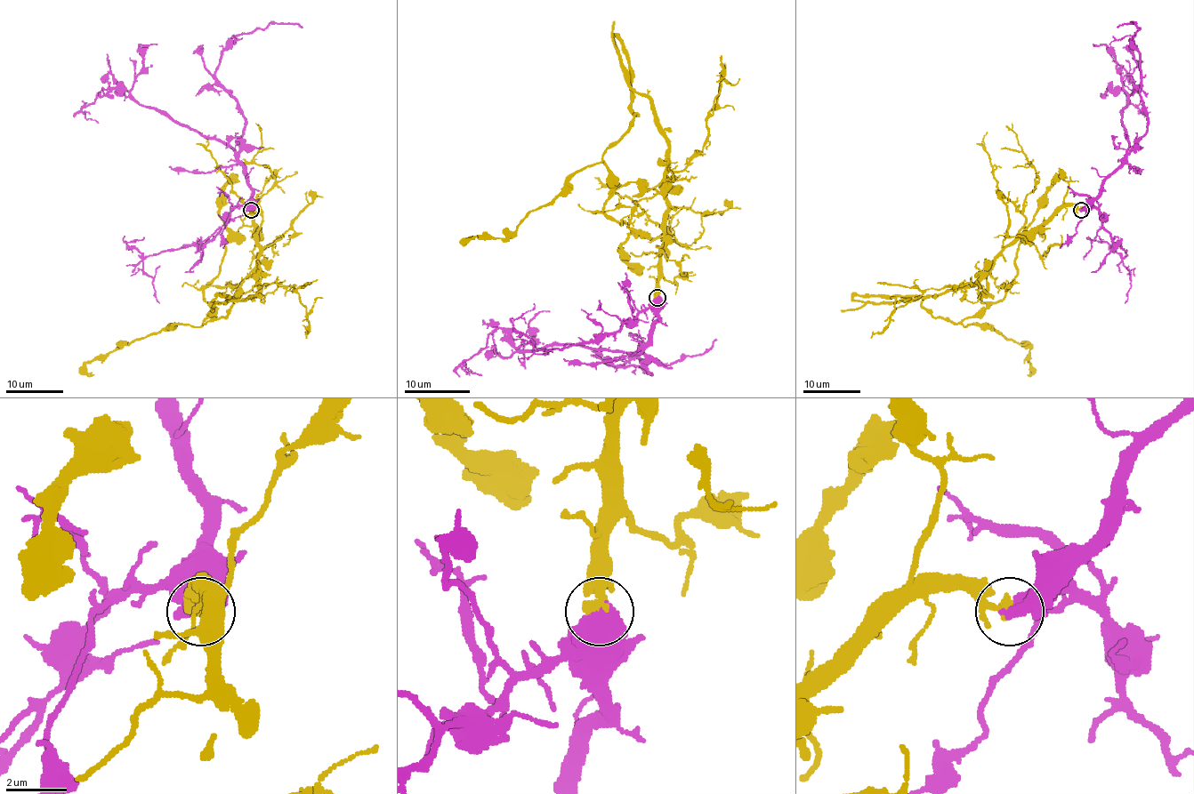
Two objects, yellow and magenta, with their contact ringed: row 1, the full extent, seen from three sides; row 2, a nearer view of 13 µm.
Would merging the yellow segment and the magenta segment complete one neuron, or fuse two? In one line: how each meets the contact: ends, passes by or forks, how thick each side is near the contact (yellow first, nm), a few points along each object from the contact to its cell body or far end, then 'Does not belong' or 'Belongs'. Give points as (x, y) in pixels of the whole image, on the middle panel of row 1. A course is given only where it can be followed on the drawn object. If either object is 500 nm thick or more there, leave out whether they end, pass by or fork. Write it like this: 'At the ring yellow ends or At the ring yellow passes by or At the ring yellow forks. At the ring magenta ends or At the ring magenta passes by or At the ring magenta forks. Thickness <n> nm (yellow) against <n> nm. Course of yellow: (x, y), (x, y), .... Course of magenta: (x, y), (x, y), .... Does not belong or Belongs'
Thickness 260 nm (yellow) against 600 nm. Course of yellow: (657, 298), (667, 203), (636, 182), (615, 188), (603, 161), (578, 170), (504, 238), (466, 238), (476, 236). Course of magenta: (657, 298), (654, 329), (634, 352), (568, 344), (519, 350), (503, 327), (462, 365), (466, 373), (481, 375). Belongs

